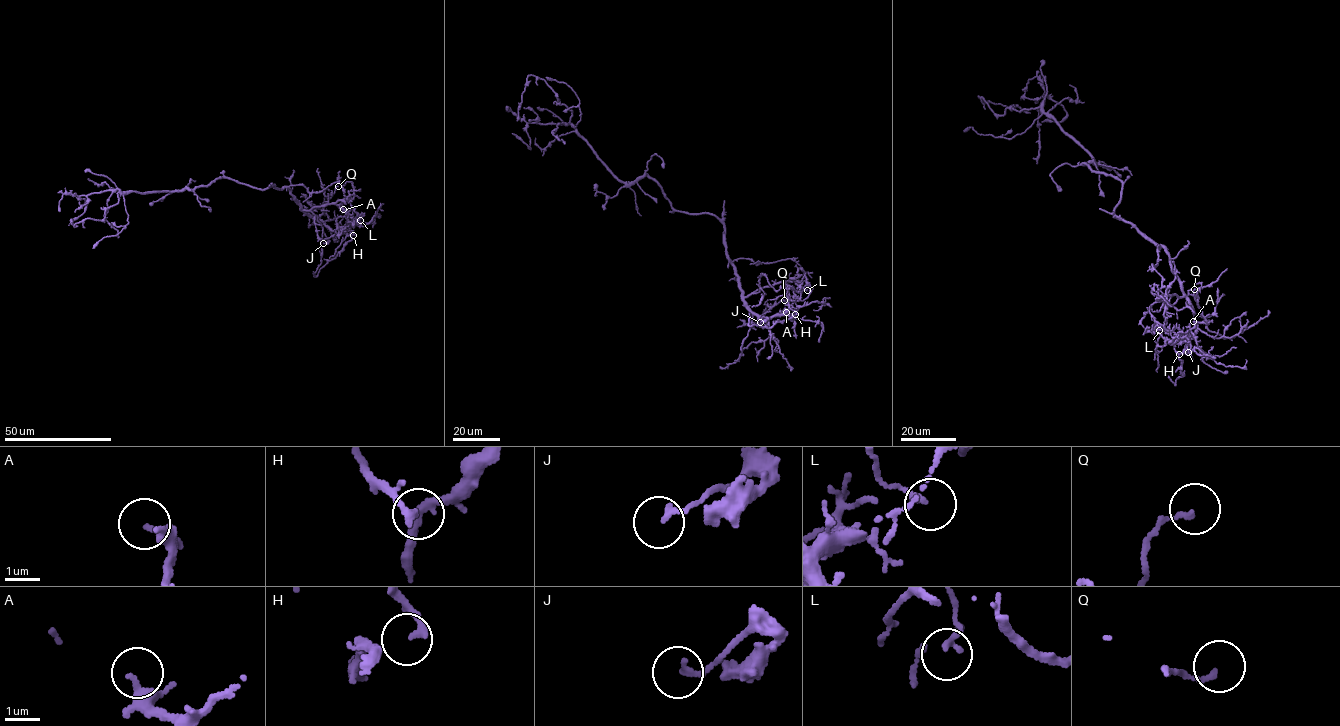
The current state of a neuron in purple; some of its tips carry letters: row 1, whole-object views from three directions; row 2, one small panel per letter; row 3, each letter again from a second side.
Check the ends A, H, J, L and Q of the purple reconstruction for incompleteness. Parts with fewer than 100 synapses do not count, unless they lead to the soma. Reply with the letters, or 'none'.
none

